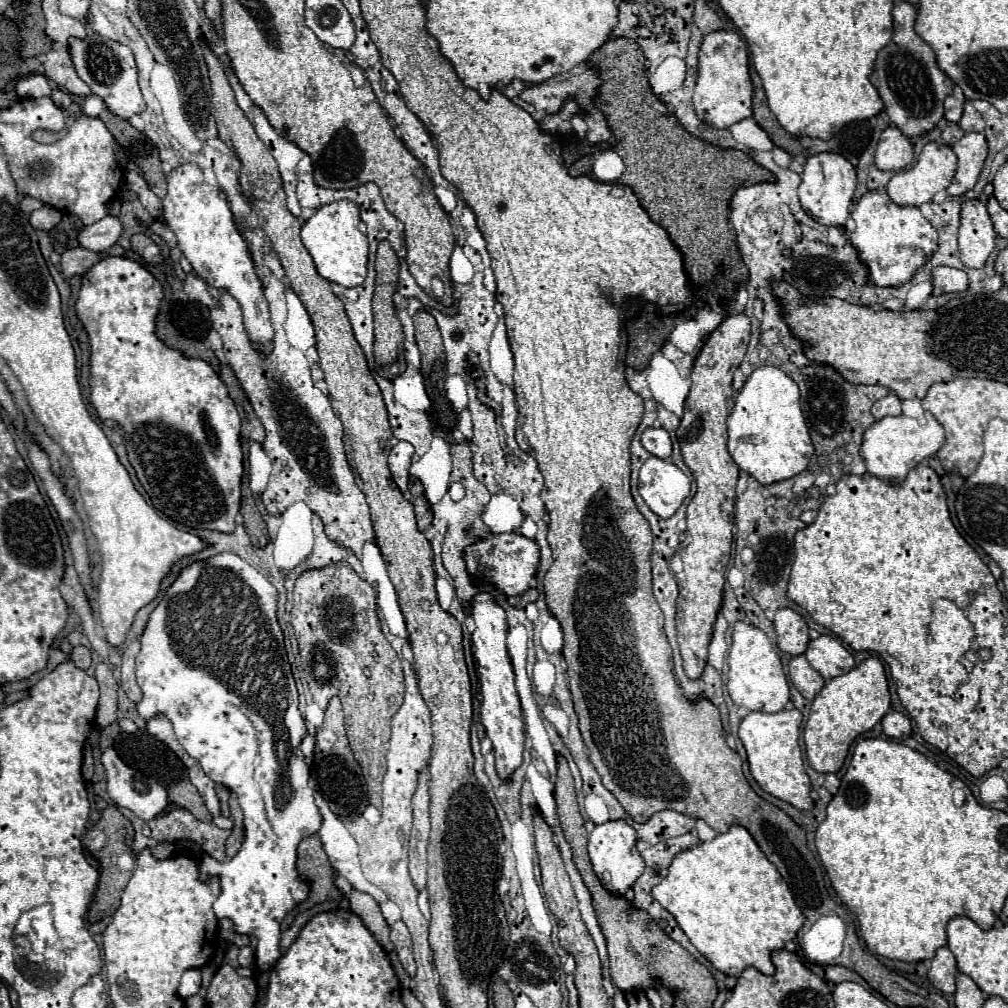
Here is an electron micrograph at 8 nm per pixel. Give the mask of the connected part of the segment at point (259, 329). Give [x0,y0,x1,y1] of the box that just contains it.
[163,163,273,353]

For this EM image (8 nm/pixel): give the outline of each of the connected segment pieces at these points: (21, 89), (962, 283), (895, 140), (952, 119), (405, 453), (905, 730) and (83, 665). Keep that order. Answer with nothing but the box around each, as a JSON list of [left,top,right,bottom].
[[15,75,51,99],[931,267,969,295],[875,127,913,171],[945,95,963,123],[389,441,413,495],[883,711,911,741],[71,645,91,669]]

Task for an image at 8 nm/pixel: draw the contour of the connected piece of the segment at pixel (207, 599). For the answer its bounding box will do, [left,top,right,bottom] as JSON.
[137,553,321,971]

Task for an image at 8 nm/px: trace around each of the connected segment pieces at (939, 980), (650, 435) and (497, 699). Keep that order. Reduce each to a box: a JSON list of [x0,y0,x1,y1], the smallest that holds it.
[[929,947,957,993],[641,429,671,459],[471,593,525,781]]

